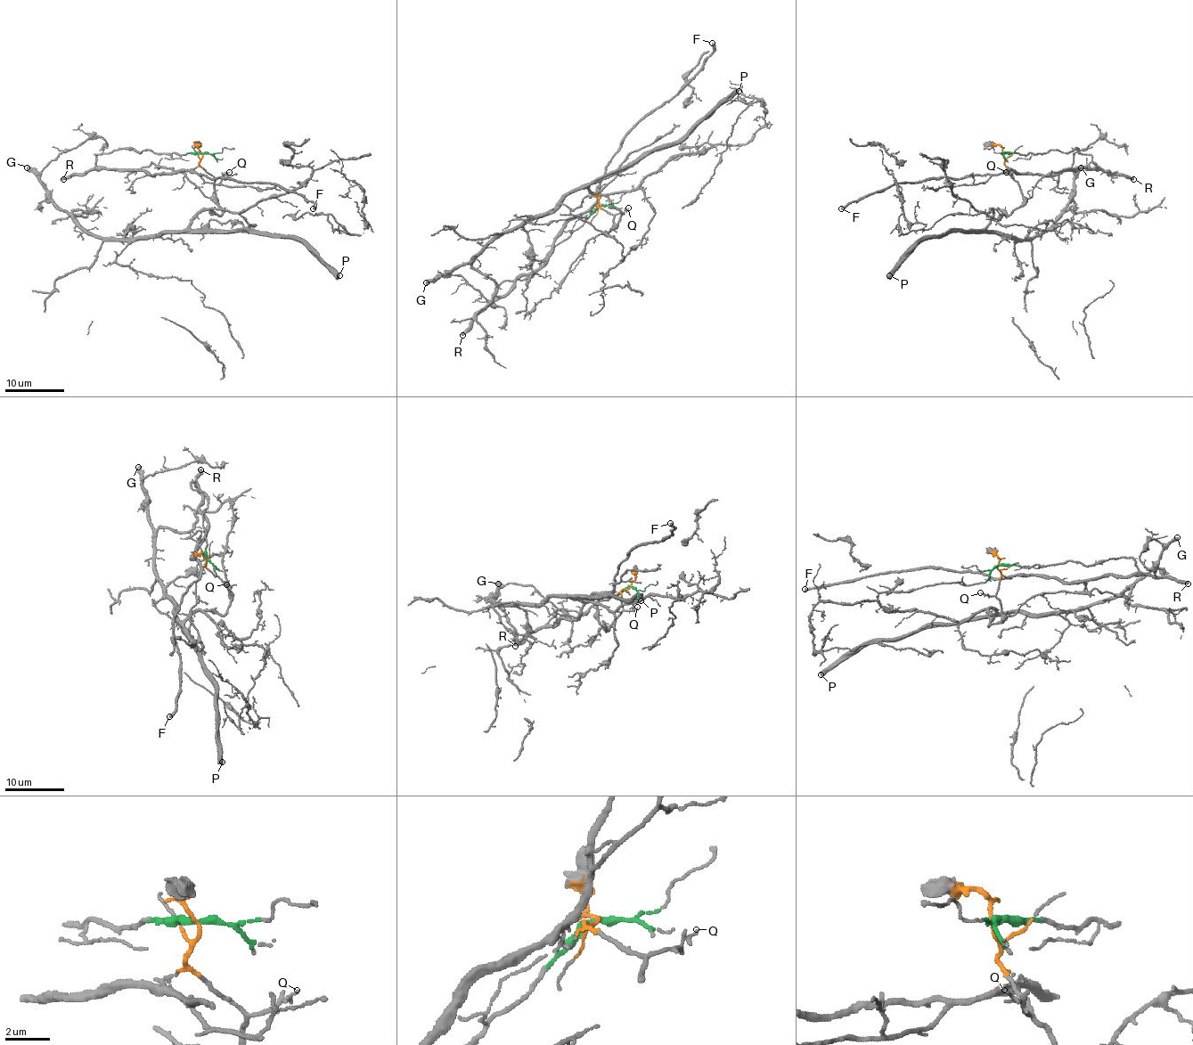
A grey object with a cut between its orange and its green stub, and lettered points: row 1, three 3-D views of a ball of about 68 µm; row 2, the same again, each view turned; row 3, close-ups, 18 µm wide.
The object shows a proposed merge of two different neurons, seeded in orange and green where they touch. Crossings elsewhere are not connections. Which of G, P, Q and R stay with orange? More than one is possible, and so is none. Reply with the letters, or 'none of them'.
G, P, Q

